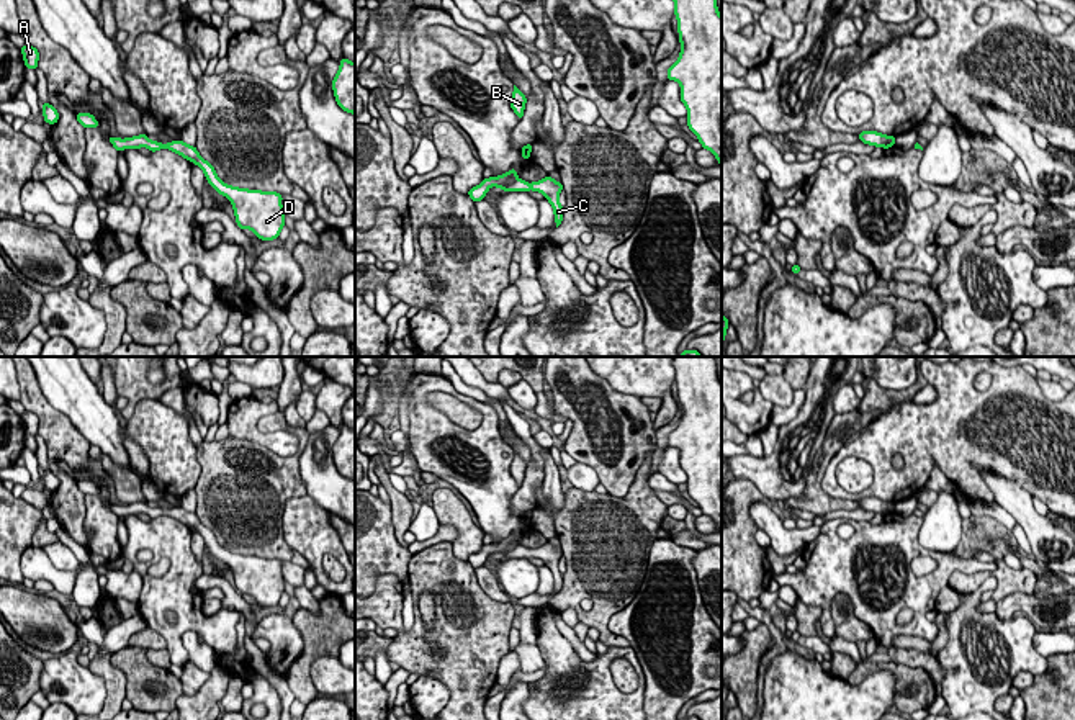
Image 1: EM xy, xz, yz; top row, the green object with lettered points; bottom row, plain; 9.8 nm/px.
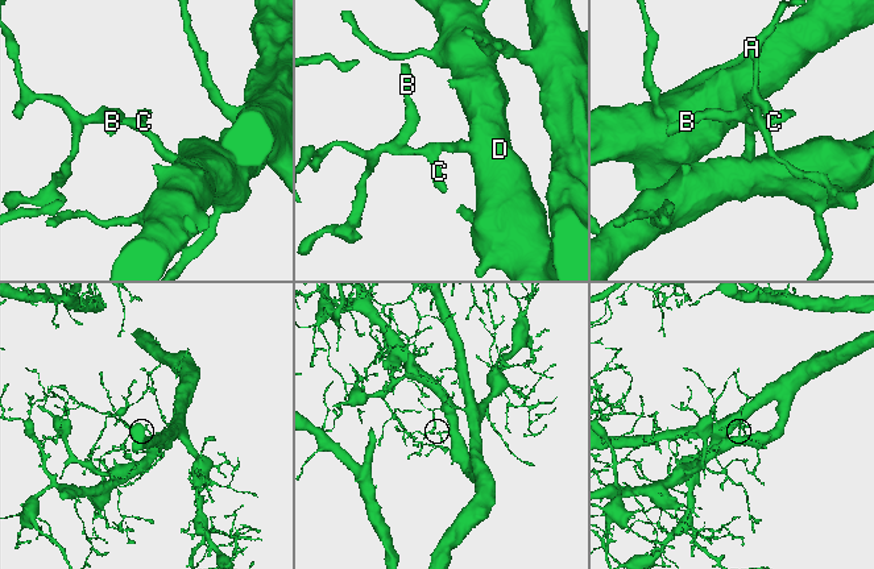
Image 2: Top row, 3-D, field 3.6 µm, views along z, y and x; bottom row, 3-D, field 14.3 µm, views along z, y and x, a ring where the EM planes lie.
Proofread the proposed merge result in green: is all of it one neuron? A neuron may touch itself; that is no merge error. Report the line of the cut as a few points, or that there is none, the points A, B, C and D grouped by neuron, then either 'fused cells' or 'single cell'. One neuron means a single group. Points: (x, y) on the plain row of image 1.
no cut | A B C D | single cell

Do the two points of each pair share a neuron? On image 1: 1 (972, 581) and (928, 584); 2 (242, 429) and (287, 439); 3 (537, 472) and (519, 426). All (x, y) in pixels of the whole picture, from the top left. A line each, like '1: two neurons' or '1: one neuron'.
1: two neurons
2: one neuron
3: one neuron

